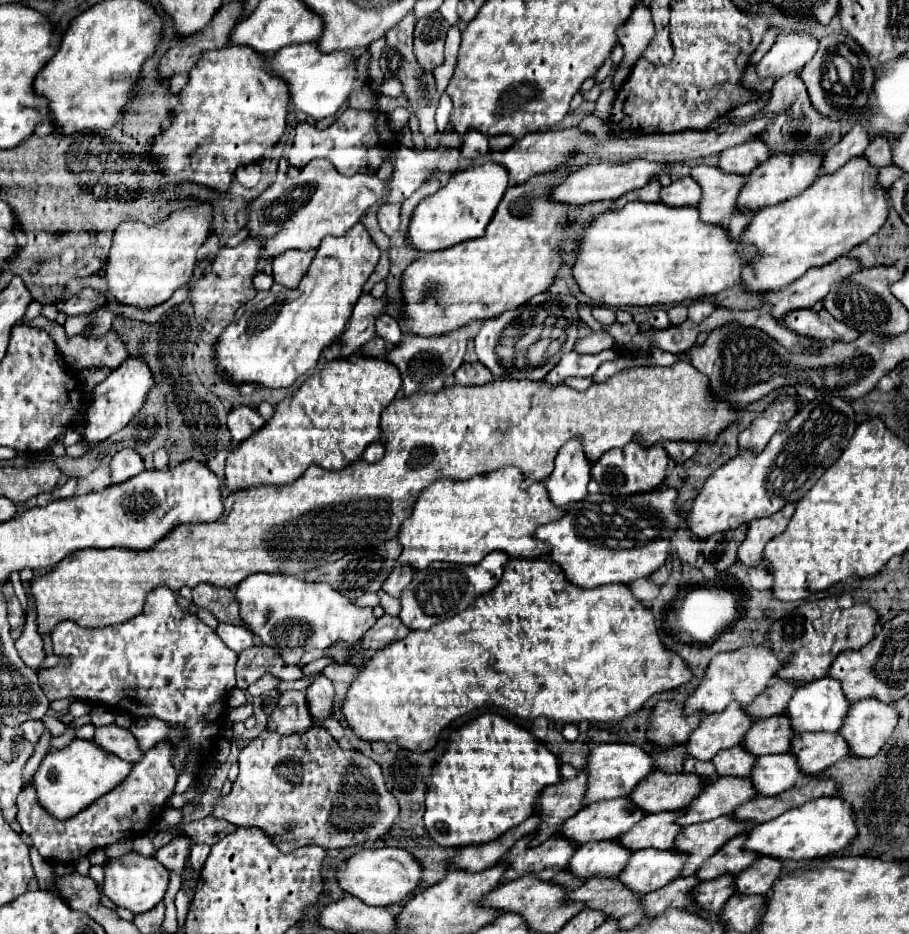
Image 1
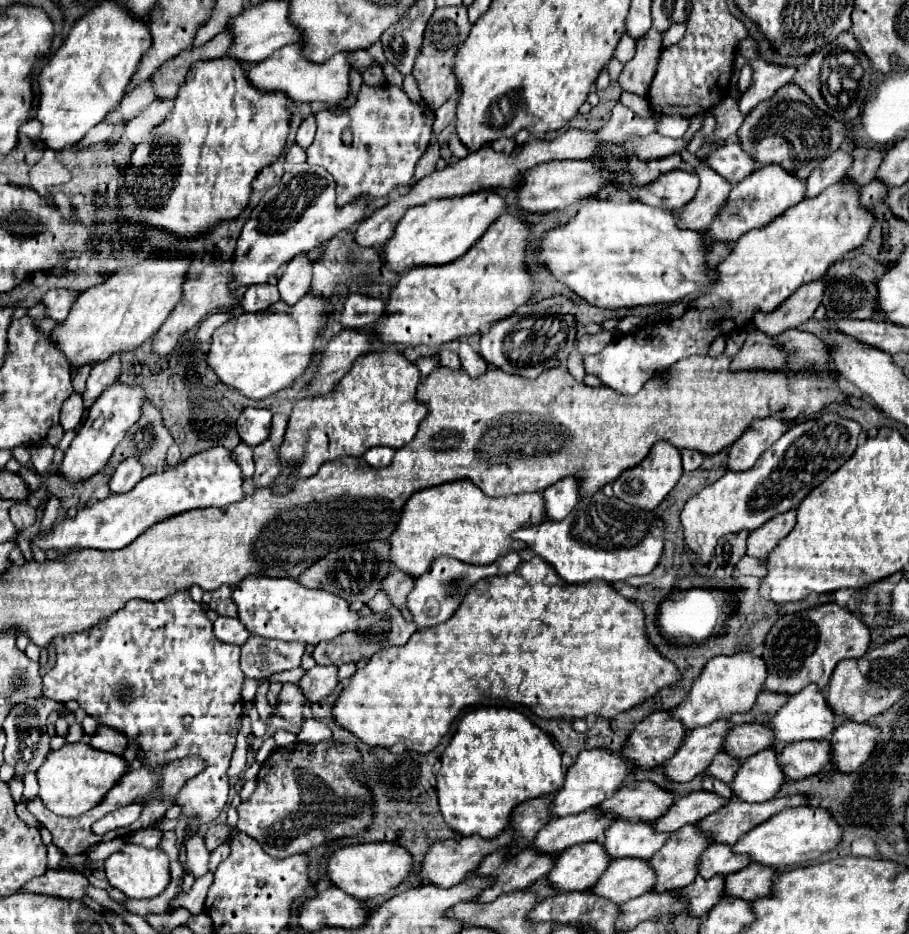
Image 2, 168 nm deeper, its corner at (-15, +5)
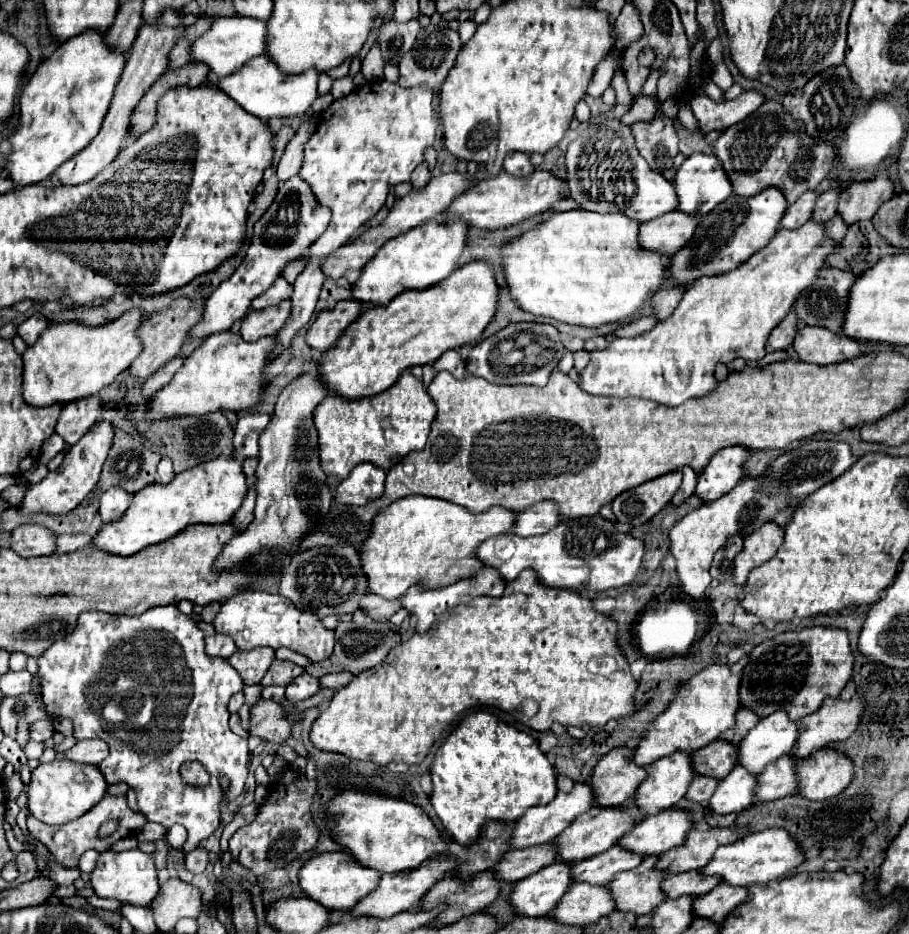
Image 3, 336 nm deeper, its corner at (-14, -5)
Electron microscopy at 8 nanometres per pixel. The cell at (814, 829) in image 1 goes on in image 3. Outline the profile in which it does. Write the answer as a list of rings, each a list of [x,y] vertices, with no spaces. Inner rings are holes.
[[[767,828],[763,832],[747,834],[745,838],[729,846],[721,846],[715,852],[715,858],[709,862],[709,866],[701,868],[701,872],[707,876],[719,874],[731,886],[751,886],[751,884],[767,884],[779,880],[787,876],[791,870],[799,868],[803,862],[805,862],[805,852],[787,830]]]

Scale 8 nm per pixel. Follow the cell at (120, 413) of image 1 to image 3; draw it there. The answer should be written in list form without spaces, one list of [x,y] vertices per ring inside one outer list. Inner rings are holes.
[[[111,422],[95,424],[95,428],[91,428],[75,446],[71,446],[67,450],[65,460],[59,466],[59,470],[49,472],[39,484],[33,484],[29,488],[23,502],[19,504],[21,512],[39,512],[41,510],[41,512],[49,512],[49,514],[65,514],[65,512],[71,512],[75,506],[79,506],[89,496],[93,486],[97,484],[103,462],[111,450],[113,438],[115,438],[115,428]]]

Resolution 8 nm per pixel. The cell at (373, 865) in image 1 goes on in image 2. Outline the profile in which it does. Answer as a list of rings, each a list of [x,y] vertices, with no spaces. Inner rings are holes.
[[[392,842],[352,844],[352,846],[338,848],[328,858],[330,882],[358,900],[368,900],[386,894],[388,890],[396,888],[404,878],[408,878],[410,872],[412,872],[412,856],[406,852],[406,848],[400,848],[398,844]]]

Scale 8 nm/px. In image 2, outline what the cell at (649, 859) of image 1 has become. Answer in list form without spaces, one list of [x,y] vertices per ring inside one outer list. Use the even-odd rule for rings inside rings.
[[[624,858],[614,860],[608,866],[608,872],[604,872],[604,876],[590,888],[590,892],[612,900],[614,904],[622,904],[626,900],[642,896],[644,892],[650,892],[654,880],[656,874],[646,864],[646,860]]]

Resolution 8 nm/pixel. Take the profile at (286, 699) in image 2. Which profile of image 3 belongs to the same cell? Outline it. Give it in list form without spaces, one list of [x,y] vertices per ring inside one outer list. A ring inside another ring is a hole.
[[[259,700],[257,706],[251,710],[251,726],[249,732],[267,738],[269,742],[285,742],[291,736],[291,718],[287,716],[285,708],[273,700]]]

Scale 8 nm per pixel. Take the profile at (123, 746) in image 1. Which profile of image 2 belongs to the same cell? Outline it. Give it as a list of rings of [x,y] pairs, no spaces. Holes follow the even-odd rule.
[[[98,726],[96,732],[92,734],[90,746],[96,750],[102,750],[102,752],[112,752],[112,754],[122,756],[124,750],[128,748],[128,738],[108,726]]]

